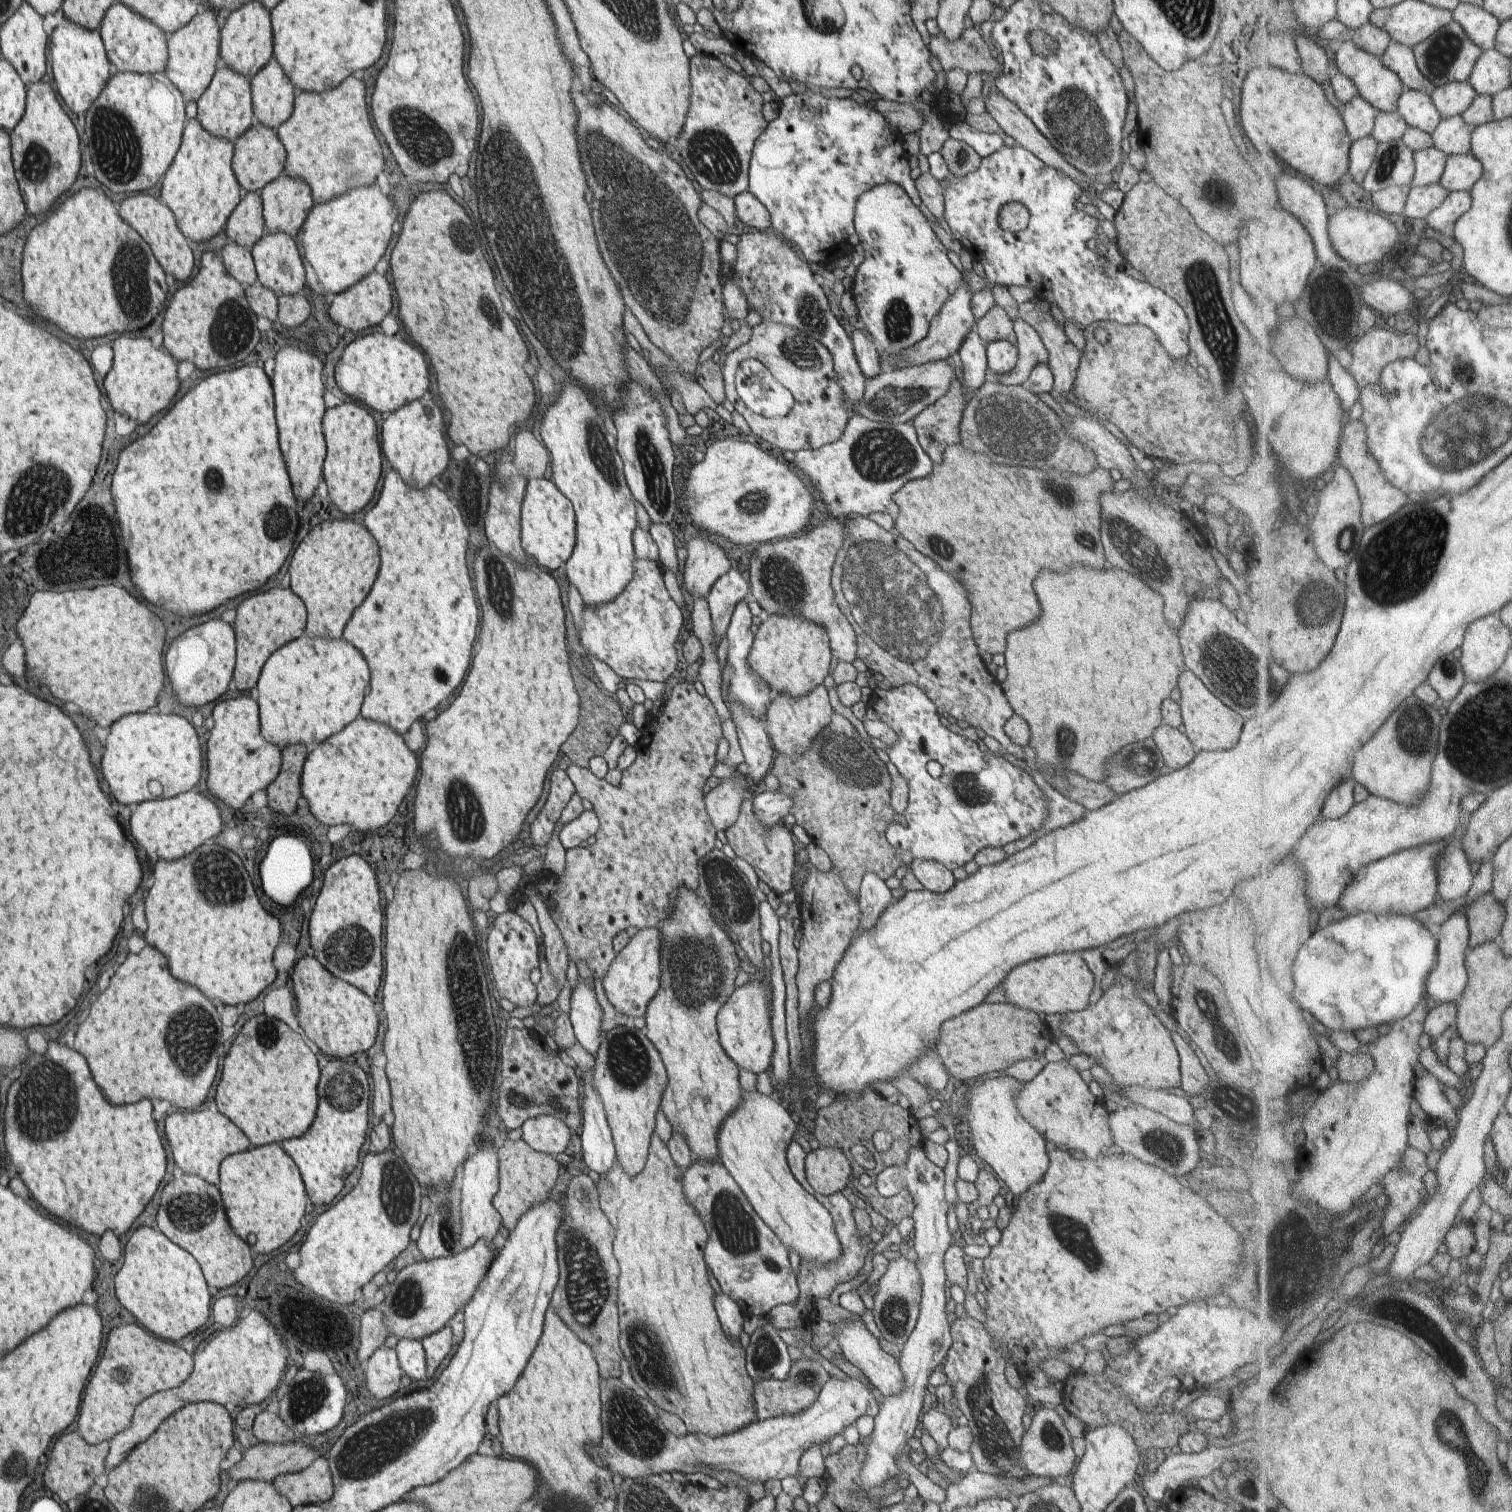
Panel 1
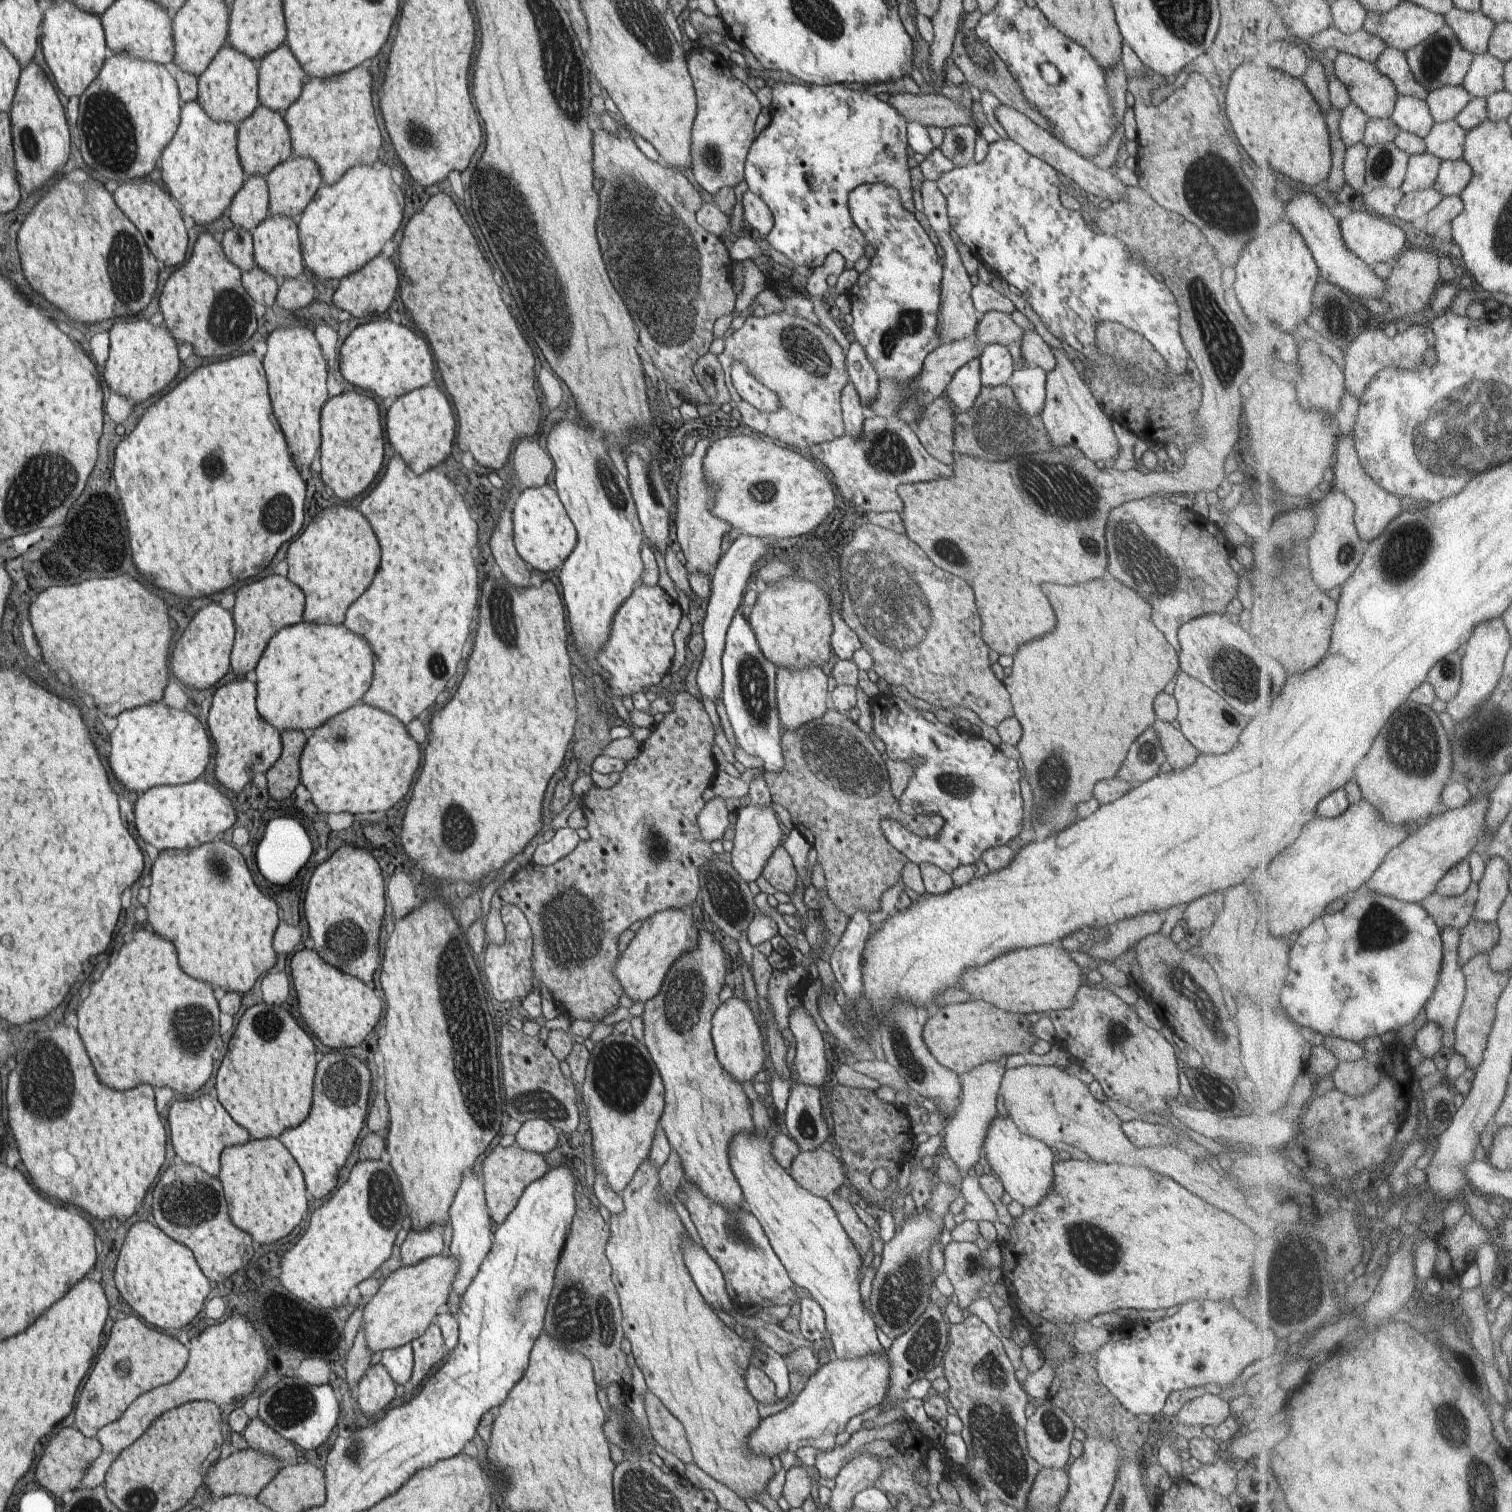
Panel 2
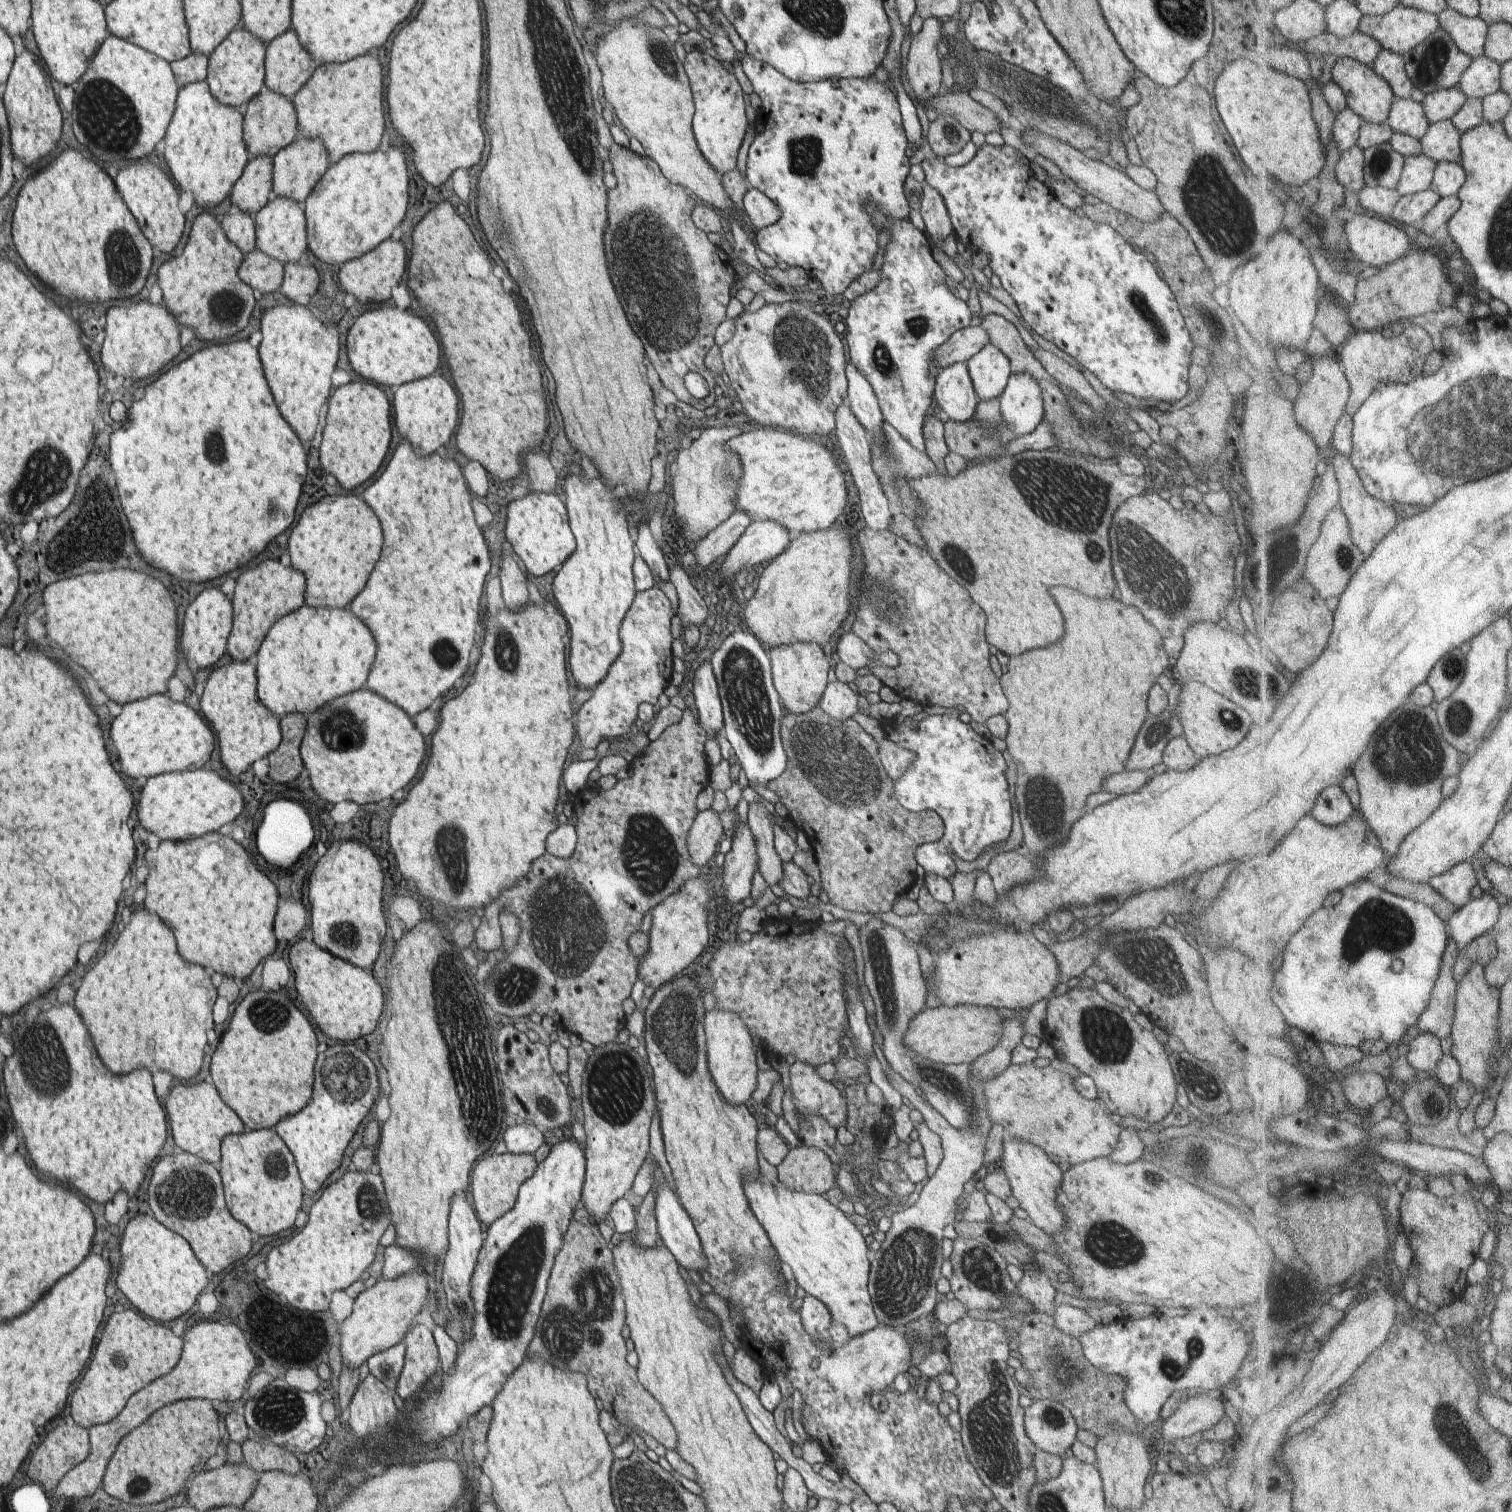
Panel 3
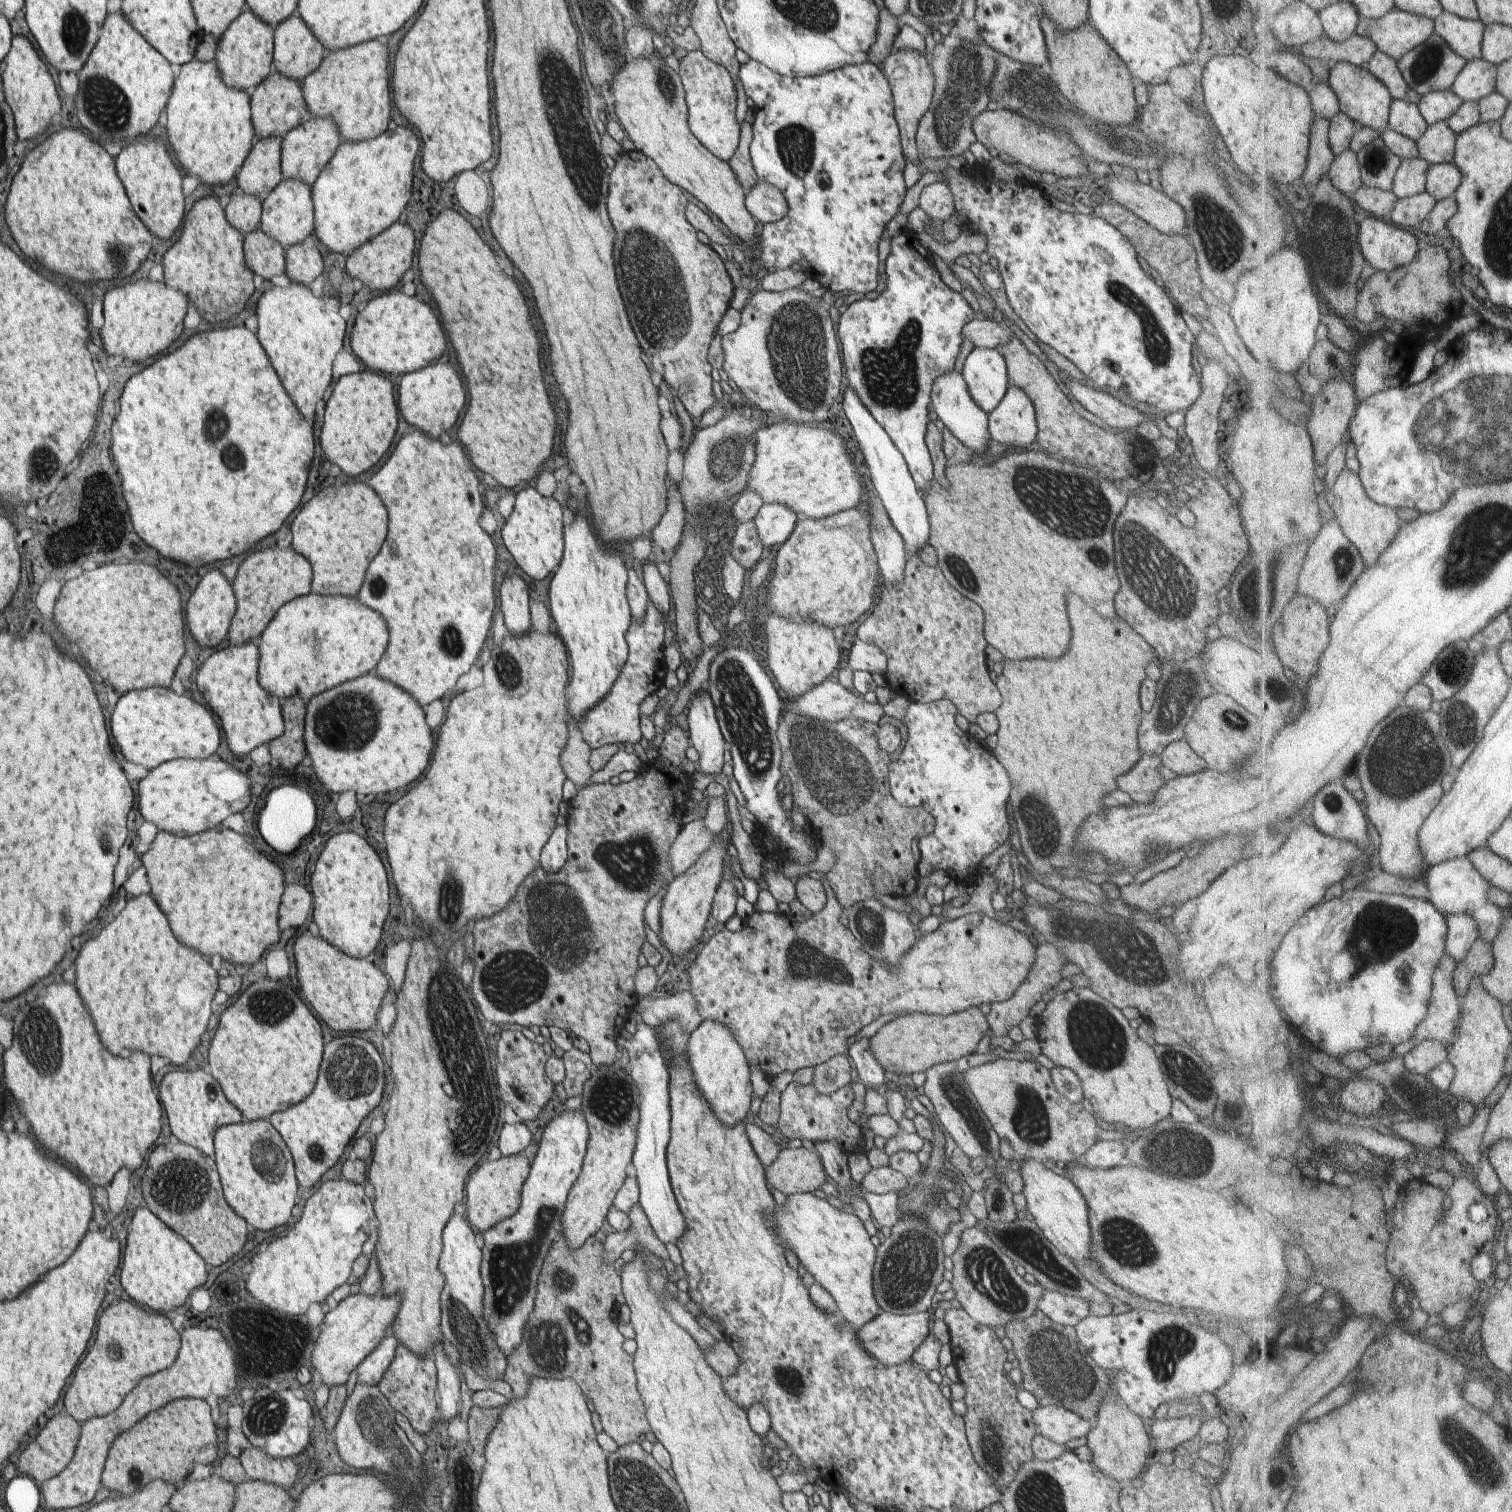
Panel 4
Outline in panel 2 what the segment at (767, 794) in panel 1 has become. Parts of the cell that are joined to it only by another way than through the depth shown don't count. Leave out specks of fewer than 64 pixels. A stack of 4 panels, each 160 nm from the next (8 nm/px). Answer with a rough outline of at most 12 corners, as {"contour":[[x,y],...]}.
{"contour":[[772,802],[737,813],[729,855],[748,884],[784,835]]}

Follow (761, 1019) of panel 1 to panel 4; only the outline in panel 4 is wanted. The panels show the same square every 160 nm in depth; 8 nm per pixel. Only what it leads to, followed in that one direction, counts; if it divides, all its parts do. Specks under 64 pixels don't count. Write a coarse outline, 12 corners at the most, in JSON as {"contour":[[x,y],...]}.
{"contour":[[704,1019],[685,1054],[721,1123],[750,1112],[749,1062],[734,1033]]}

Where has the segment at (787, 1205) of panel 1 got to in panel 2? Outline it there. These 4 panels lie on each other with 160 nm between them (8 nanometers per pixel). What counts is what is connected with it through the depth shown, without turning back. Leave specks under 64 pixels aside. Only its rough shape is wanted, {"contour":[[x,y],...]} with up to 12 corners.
{"contour":[[774,1120],[729,1161],[838,1359],[882,1355],[862,1257],[832,1201],[778,1164]]}

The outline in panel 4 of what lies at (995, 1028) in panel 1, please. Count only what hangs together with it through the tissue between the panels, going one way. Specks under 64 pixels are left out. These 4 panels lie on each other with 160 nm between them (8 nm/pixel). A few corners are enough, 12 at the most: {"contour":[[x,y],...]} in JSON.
{"contour":[[979,1007],[915,1012],[870,1038],[889,1078],[979,1051]]}

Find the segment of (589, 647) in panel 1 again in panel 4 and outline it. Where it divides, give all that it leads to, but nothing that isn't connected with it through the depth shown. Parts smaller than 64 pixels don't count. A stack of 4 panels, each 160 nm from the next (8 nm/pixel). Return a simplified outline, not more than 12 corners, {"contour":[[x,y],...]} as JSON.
{"contour":[[664,614],[631,619],[629,653],[579,724],[592,749],[642,738],[640,704],[668,671]]}

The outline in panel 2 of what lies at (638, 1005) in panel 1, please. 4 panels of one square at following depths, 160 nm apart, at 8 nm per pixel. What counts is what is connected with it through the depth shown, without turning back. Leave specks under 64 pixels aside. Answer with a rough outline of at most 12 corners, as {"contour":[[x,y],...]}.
{"contour":[[699,908],[666,909],[642,926],[611,970],[632,1002],[660,992],[697,945]]}

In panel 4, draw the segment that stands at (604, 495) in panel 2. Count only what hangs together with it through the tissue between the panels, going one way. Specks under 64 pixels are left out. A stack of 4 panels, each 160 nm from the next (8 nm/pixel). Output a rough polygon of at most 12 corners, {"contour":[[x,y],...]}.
{"contour":[[579,512],[549,587],[580,724],[626,662],[627,568]]}

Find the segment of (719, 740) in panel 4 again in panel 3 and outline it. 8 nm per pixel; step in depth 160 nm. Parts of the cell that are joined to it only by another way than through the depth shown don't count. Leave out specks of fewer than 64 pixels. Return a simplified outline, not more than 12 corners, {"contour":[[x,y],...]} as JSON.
{"contour":[[710,661],[693,680],[698,720],[709,738],[722,732],[723,708]]}

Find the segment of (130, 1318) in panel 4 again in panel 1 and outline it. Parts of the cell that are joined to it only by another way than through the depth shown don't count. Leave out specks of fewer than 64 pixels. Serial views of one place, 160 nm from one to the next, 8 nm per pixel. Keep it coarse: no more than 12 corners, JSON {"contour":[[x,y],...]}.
{"contour":[[135,1321],[113,1328],[84,1390],[92,1445],[131,1425],[142,1401],[182,1385],[185,1349]]}

